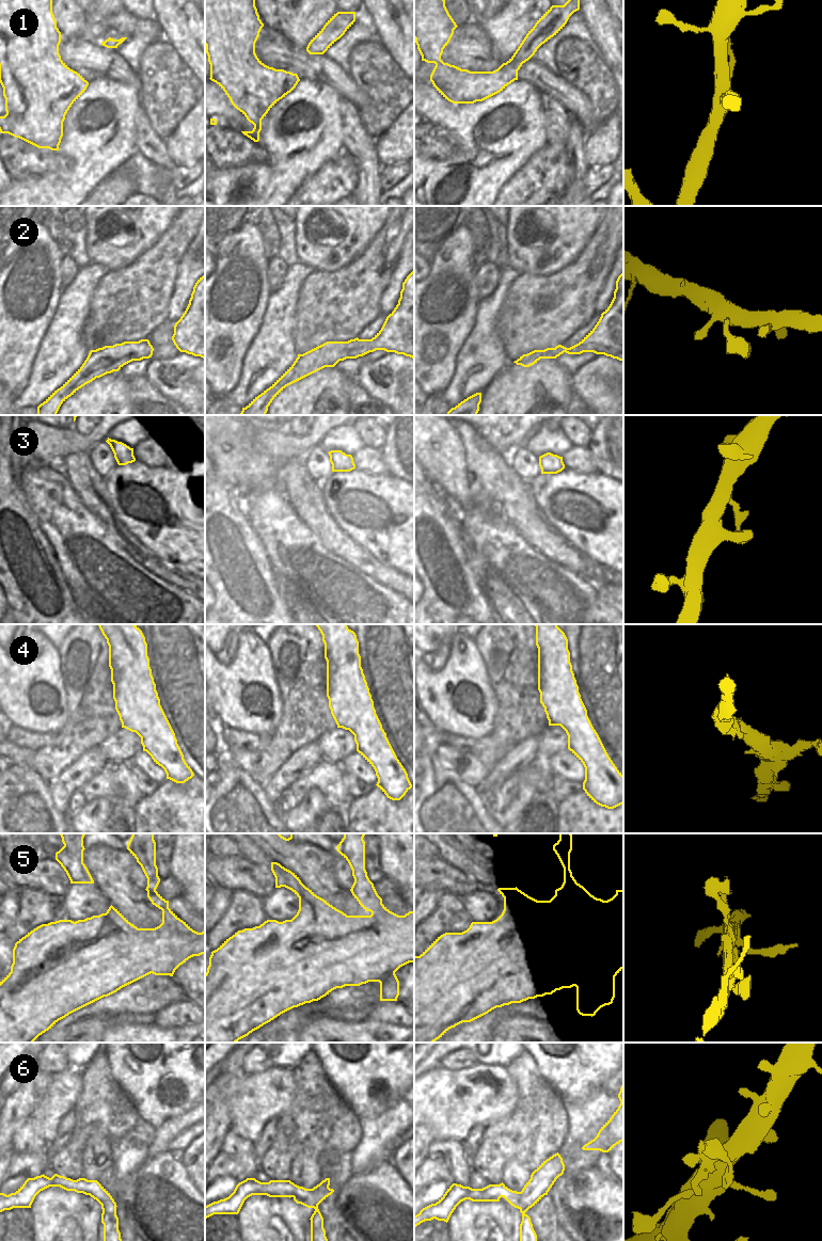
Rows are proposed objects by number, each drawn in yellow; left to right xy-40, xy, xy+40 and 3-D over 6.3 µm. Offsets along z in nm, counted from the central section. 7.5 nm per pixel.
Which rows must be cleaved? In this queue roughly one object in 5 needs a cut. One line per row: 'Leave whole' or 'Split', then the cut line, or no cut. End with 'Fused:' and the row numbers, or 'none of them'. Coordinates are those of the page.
1: Leave whole. No split
2: Leave whole. No split
3: Leave whole. No split
4: Leave whole. No split
5: Leave whole. No split
6: Split. Split along xy (312, 1189), (319, 1203)
Fused: 6

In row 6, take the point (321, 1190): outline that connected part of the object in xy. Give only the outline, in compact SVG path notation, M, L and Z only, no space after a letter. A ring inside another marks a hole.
M326 1178L319 1184L313 1188L313 1194L318 1196L317 1200L319 1204L334 1192L333 1189L329 1188L329 1186L330 1178Z

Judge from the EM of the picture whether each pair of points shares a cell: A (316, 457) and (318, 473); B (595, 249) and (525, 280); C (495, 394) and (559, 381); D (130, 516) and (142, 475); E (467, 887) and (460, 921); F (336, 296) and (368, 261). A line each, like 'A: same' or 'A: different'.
A: same
B: same
C: same
D: same
E: different
F: same

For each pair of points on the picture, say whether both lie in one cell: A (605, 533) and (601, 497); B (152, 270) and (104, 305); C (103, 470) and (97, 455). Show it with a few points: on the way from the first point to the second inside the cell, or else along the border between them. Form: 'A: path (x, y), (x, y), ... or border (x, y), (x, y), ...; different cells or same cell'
A: path (574, 526), (551, 513), (548, 498), (570, 487); same cell
B: path (140, 282), (115, 305); same cell
C: path (103, 466), (100, 458); same cell

